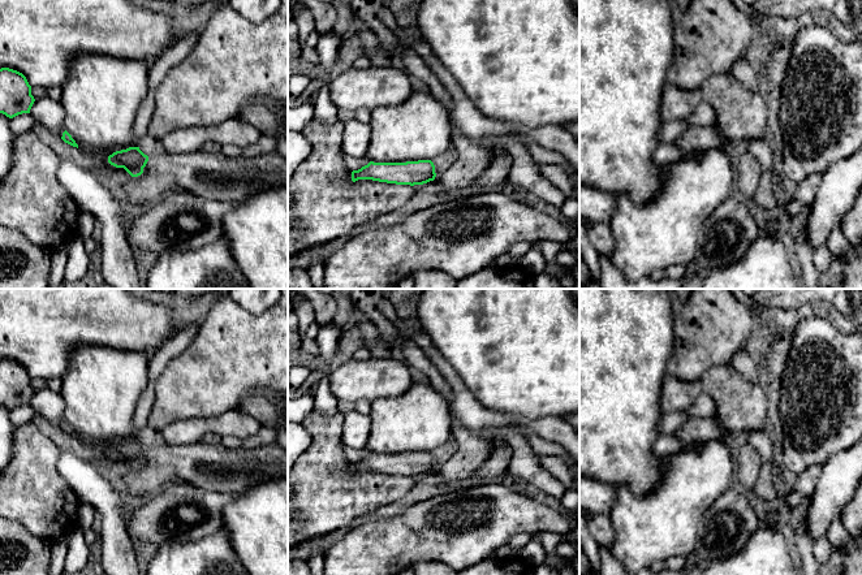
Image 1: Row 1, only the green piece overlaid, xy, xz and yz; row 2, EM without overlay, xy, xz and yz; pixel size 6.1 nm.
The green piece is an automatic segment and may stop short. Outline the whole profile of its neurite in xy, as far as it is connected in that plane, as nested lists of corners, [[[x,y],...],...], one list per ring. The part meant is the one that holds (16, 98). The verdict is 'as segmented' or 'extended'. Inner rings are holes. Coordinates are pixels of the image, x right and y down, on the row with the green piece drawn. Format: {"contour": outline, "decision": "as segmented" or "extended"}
{"contour": [[[0,69],[0,113],[13,118],[30,113],[35,99],[26,77],[13,69]]], "decision": "as segmented"}

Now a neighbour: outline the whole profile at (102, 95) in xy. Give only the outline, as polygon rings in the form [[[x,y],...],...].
[[[94,53],[77,57],[69,68],[59,100],[65,109],[65,129],[78,148],[92,161],[99,174],[133,178],[124,168],[111,165],[108,156],[129,147],[139,147],[134,121],[148,92],[147,69],[148,65],[143,61]]]

